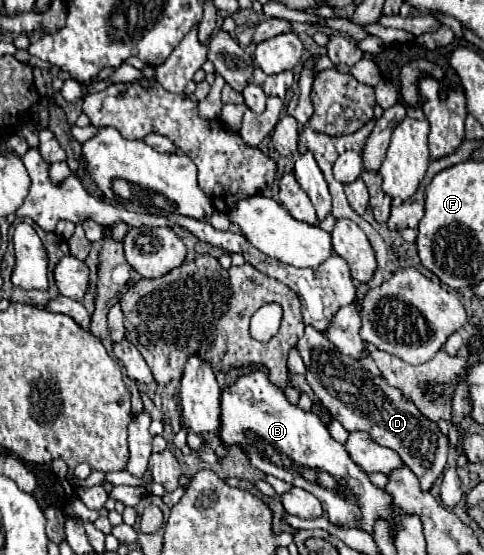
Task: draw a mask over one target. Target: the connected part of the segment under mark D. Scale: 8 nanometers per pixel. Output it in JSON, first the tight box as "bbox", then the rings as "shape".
{"bbox":[296,327,448,491],"shape":[[[314,327],[304,329],[296,349],[304,359],[310,387],[330,415],[338,419],[346,431],[368,431],[378,445],[396,451],[404,465],[418,477],[420,489],[430,491],[432,483],[442,475],[448,455],[448,437],[440,433],[438,425],[424,419],[412,403],[402,399],[396,387],[366,371],[358,359],[336,351],[336,347]]]}

